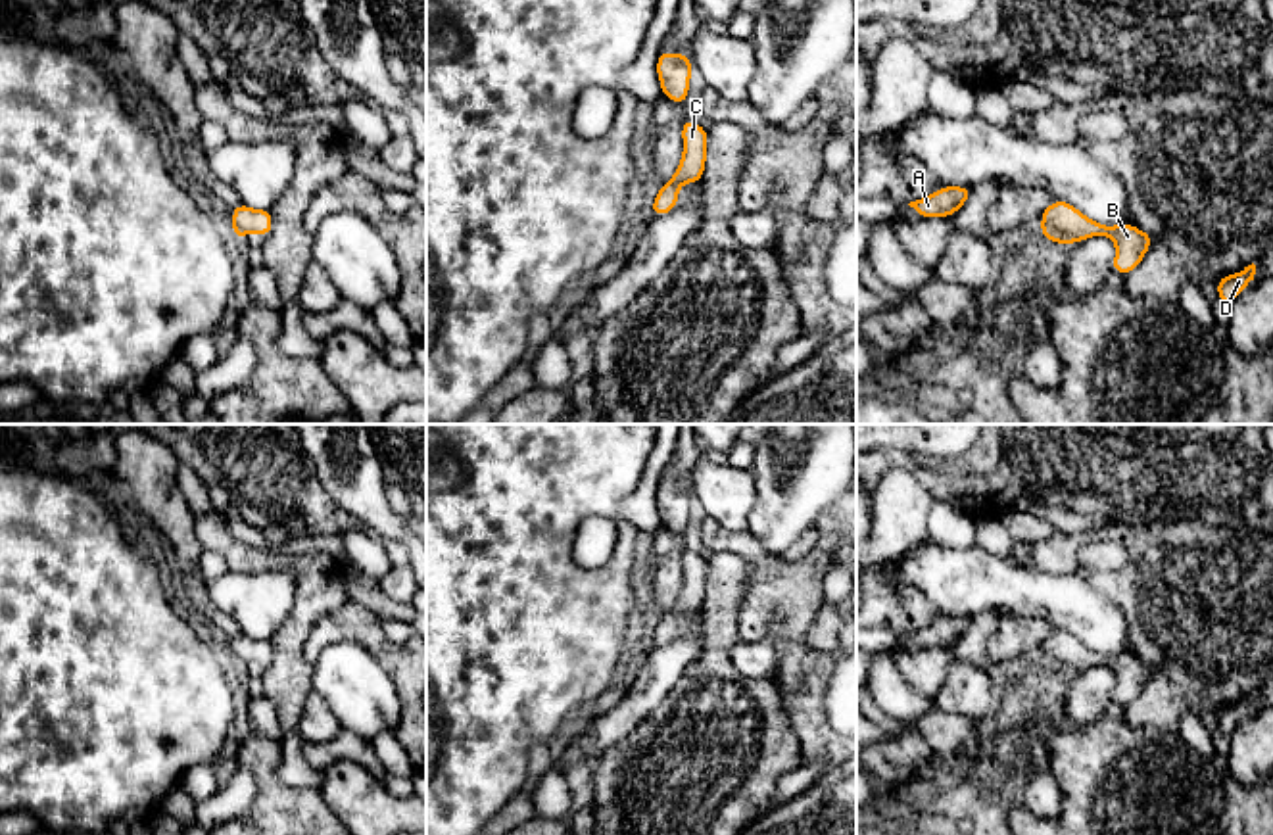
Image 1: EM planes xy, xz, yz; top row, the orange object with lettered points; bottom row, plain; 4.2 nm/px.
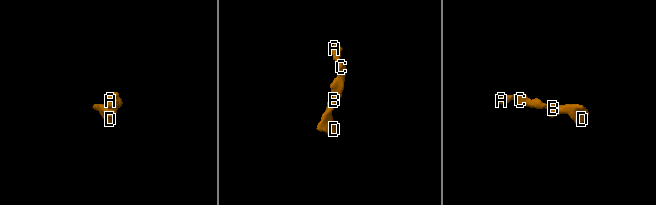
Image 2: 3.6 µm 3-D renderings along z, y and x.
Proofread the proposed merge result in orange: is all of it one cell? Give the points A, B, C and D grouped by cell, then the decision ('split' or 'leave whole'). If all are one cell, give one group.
A B C D; leave whole

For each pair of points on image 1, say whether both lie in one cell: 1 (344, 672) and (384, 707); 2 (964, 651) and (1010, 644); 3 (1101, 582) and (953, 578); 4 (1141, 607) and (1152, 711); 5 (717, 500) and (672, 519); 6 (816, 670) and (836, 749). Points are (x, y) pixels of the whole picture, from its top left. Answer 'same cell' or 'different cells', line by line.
1: same cell
2: same cell
3: different cells
4: same cell
5: different cells
6: same cell

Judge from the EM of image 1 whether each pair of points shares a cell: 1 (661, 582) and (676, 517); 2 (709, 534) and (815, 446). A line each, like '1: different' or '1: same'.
1: different
2: different

